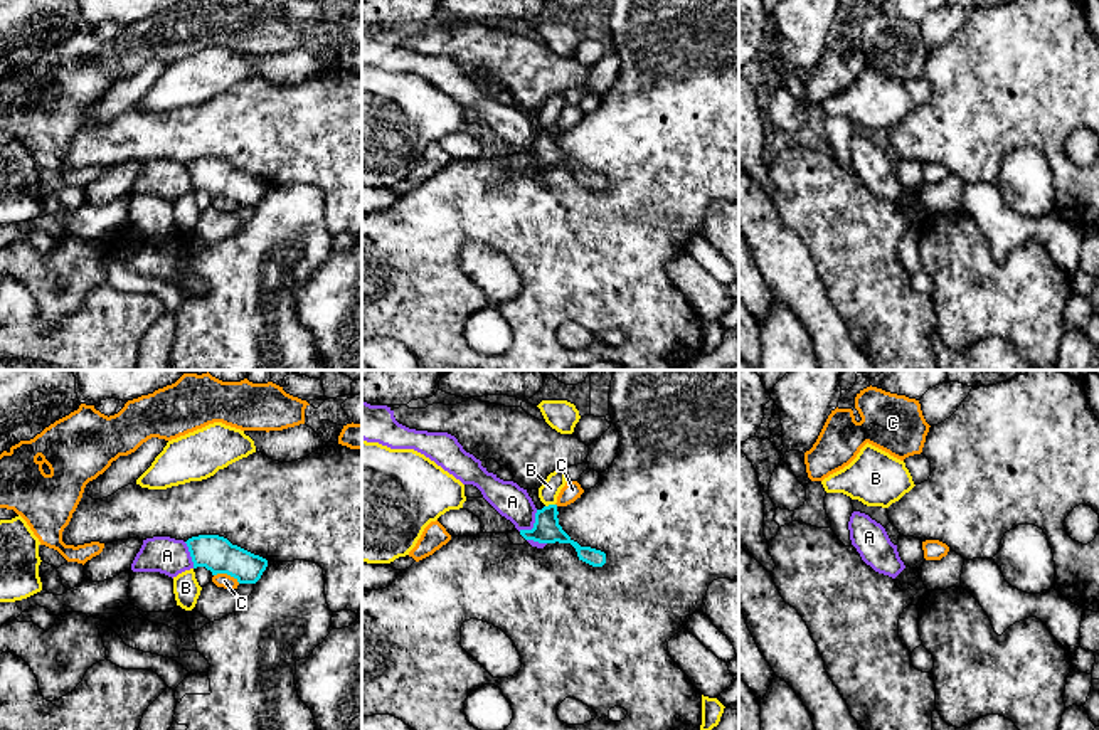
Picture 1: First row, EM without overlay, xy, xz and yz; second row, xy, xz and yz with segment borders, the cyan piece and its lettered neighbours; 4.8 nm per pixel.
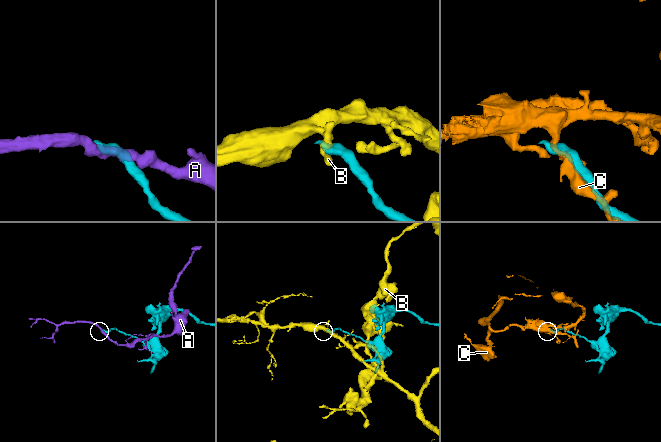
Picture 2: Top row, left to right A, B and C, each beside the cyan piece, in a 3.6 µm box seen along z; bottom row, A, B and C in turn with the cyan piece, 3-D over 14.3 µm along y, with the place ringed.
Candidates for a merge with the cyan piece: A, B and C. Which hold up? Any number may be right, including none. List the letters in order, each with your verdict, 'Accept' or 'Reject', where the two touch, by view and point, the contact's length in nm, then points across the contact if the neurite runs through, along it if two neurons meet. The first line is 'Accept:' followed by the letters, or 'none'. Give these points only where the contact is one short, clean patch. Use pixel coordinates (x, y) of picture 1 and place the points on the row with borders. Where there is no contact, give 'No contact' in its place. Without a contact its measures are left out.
Accept: none
A: Reject. Touches cyan at xz (534, 525). Shared border 140 nm
B: Reject. Touches cyan at xz (549, 505). Shared border 50 nm
C: Reject. Touches cyan at xy (228, 574). Shared border 130 nm

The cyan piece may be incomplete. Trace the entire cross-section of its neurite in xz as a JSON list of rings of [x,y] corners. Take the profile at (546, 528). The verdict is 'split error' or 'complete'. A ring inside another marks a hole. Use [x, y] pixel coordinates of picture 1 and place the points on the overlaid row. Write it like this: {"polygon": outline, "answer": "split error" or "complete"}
{"polygon": [[[557,505],[544,506],[542,510],[537,510],[532,530],[512,530],[507,532],[507,535],[513,545],[523,545],[527,540],[539,543],[571,543],[576,548],[579,560],[592,567],[603,567],[606,563],[606,553],[591,547],[581,547],[574,542],[559,525],[557,515]]], "answer": "split error"}

